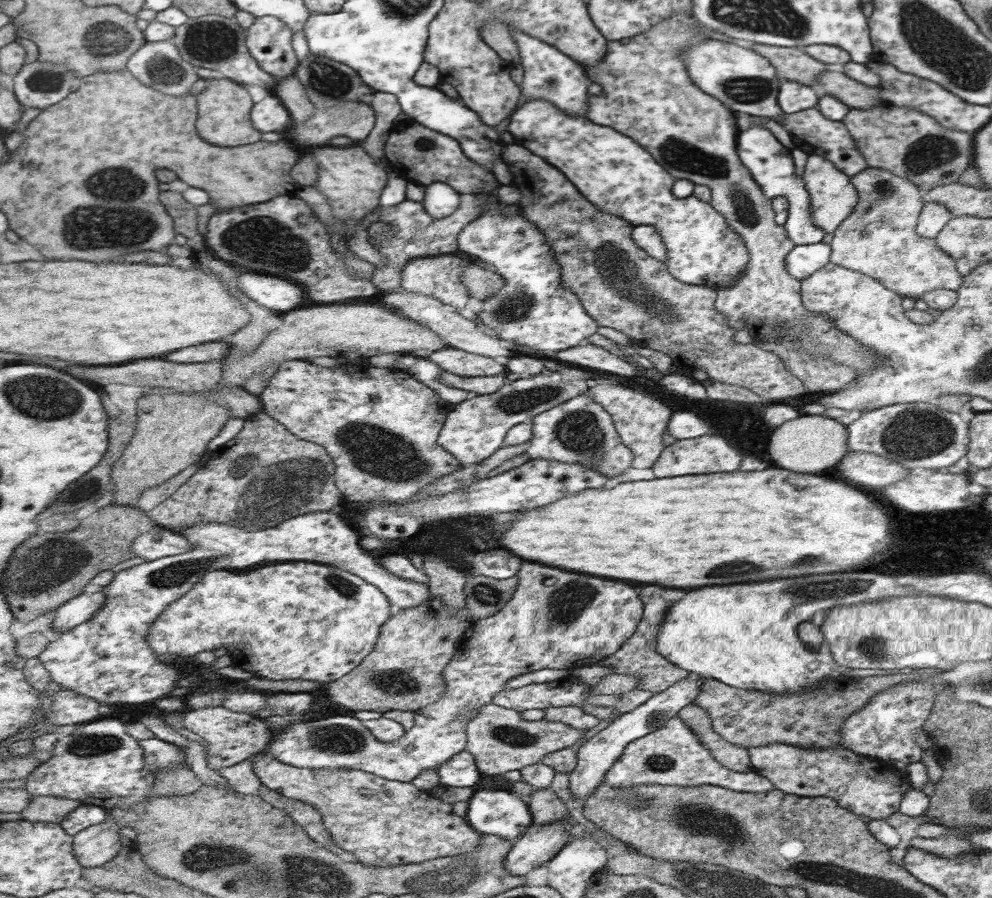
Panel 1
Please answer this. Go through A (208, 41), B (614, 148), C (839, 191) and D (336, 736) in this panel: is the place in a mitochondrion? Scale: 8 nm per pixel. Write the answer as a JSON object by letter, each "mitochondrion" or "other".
{"A":"mitochondrion","B":"other","C":"other","D":"mitochondrion"}

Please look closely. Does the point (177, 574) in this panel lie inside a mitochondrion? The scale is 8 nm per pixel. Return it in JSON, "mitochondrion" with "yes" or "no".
{"mitochondrion":"yes"}

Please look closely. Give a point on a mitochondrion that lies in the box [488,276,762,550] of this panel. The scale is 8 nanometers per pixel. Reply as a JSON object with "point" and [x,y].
{"point":[580,431]}

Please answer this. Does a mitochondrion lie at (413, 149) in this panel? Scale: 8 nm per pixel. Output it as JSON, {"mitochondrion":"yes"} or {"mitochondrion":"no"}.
{"mitochondrion":"yes"}

